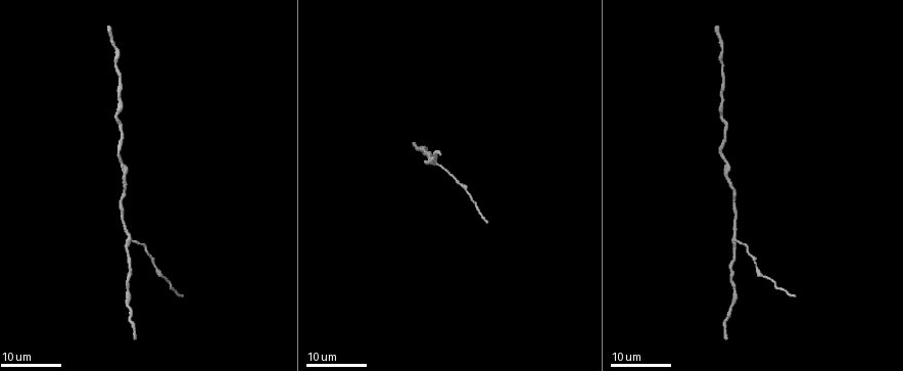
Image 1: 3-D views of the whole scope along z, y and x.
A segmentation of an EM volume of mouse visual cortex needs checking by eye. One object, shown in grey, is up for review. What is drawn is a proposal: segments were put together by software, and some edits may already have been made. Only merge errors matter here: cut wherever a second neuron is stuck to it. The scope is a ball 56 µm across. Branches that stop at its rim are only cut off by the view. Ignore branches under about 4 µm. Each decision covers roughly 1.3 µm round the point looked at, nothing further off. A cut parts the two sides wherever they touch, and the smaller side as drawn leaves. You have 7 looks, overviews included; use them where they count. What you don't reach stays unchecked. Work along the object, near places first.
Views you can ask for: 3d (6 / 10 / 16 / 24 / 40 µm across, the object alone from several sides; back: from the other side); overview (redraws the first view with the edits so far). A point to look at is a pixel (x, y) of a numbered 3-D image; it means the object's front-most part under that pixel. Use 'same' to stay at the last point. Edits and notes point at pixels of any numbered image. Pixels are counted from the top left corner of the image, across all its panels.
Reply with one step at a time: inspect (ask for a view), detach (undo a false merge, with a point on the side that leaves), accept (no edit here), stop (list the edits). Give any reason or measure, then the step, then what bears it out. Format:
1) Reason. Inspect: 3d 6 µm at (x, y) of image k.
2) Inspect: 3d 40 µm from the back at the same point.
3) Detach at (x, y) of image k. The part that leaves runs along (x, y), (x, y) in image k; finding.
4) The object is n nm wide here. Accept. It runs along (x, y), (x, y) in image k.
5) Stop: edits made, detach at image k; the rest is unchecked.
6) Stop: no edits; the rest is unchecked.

Sudden change in width. Inspect: 3d 16 µm at (732, 307) of image 1.

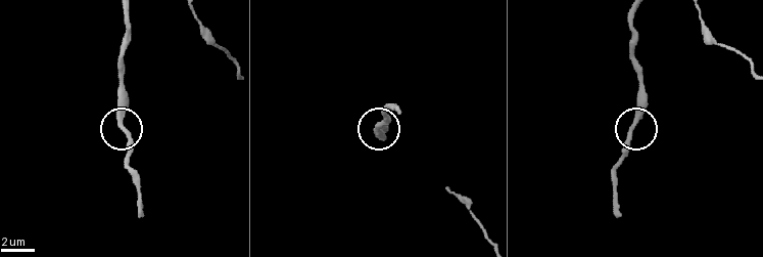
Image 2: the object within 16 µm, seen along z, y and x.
Inspect: 3d 6 µm at (635, 126) of image 2.

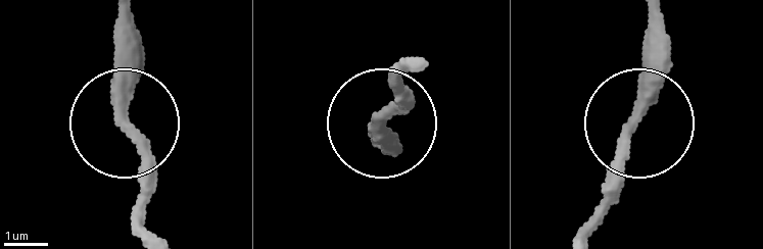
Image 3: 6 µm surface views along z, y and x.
Accept. It runs along (125, 12), (125, 121), (157, 232) in image 3; all the same neuron.

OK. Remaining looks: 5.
Branch point. Inspect: 3d 24 µm at (734, 242) of image 1.

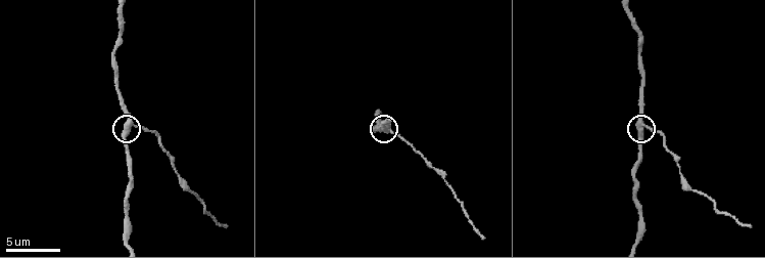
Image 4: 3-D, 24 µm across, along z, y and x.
Inspect: 3d 10 µm at (129, 124) of image 4.

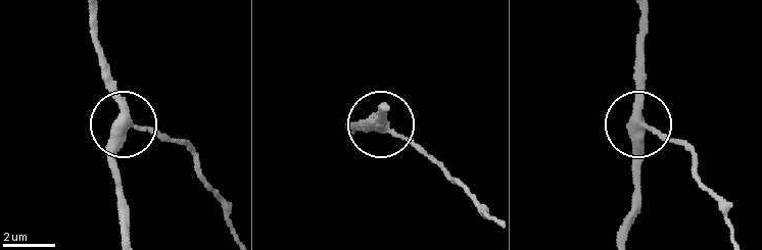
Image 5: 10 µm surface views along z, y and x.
The side arm is 18 µm long; 3 arms meet here. Accept. One neuron here.

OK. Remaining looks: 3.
Inspect: 3d 10 µm at (633, 20) of image 4.

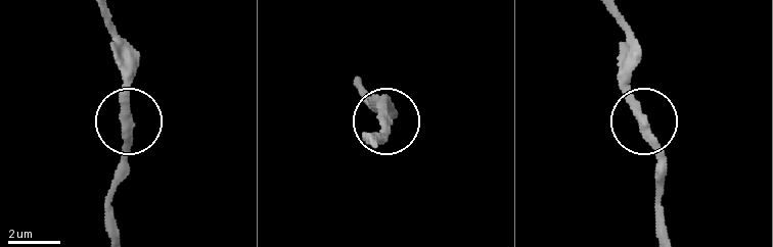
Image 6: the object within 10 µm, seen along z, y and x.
Accept. Continuous, no second neuron.

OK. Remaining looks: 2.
Stop: no edits; the rest is unchecked.

